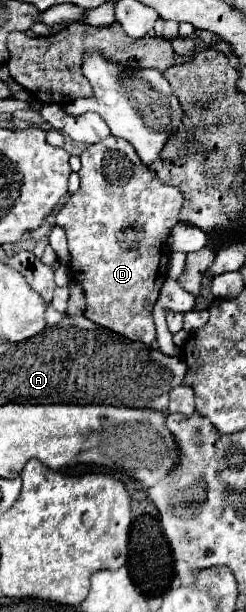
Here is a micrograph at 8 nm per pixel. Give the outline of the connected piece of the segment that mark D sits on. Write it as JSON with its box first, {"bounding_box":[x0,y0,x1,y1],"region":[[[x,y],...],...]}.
{"bounding_box":[56,136,182,344],"region":[[[108,136],[102,142],[88,146],[82,152],[80,160],[80,188],[62,204],[56,214],[56,224],[66,228],[68,248],[72,256],[70,272],[74,280],[82,284],[88,300],[86,318],[112,332],[122,334],[124,338],[150,344],[156,338],[152,308],[158,300],[168,268],[166,238],[172,226],[180,222],[182,192],[154,178],[150,168],[138,158],[132,144],[116,136]]]}

